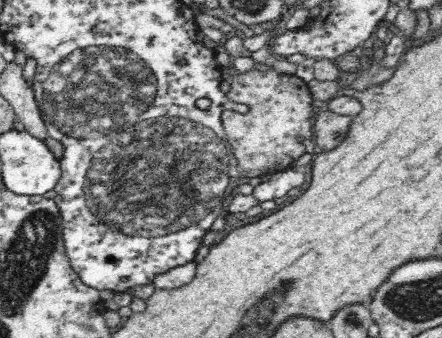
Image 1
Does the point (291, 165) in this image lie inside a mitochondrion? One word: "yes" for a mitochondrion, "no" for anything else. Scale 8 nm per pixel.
no

